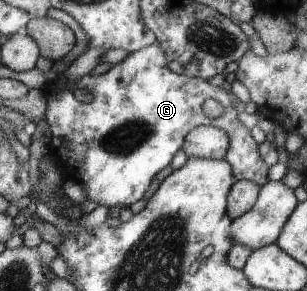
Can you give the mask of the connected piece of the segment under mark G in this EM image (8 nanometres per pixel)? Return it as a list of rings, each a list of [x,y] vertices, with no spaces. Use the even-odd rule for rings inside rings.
[[[159,42],[130,53],[123,62],[113,65],[102,75],[85,75],[75,86],[89,91],[94,96],[93,100],[84,103],[77,98],[74,89],[69,88],[64,92],[61,90],[61,93],[47,101],[47,123],[52,132],[52,142],[55,142],[55,147],[65,156],[63,160],[67,160],[67,164],[75,164],[75,170],[81,172],[79,178],[83,182],[80,183],[85,187],[88,199],[97,202],[98,205],[131,208],[137,200],[141,200],[147,194],[153,178],[165,166],[171,164],[173,156],[183,149],[183,142],[188,134],[199,125],[213,125],[229,133],[230,147],[224,159],[229,161],[238,180],[253,181],[260,187],[270,181],[270,166],[265,162],[263,155],[259,154],[260,144],[253,138],[251,129],[239,120],[239,112],[233,104],[236,99],[234,93],[211,86],[207,79],[176,73],[170,68],[168,56]],[[207,98],[214,98],[224,106],[225,111],[220,117],[212,119],[203,112],[203,104]]]

